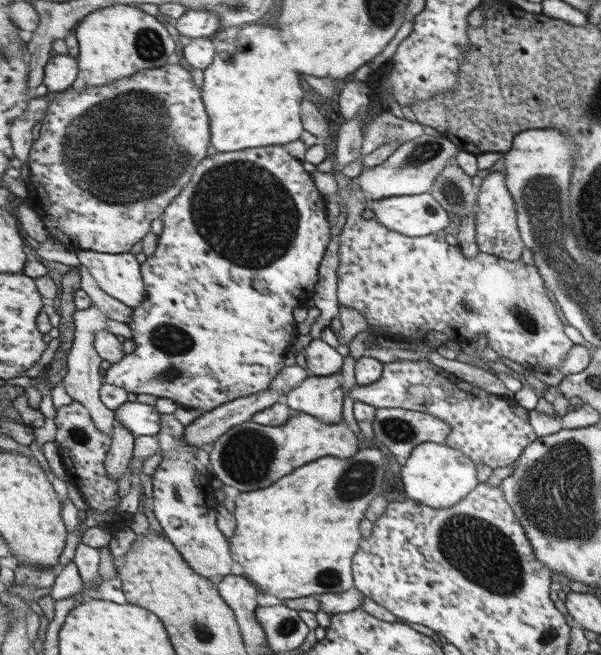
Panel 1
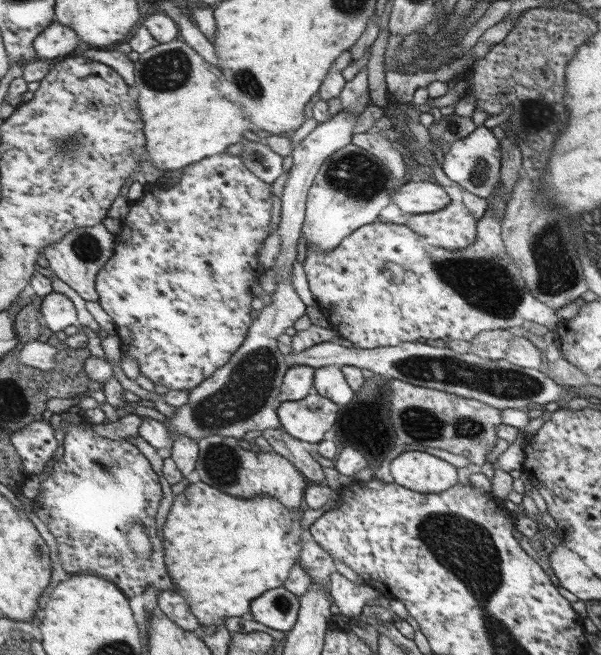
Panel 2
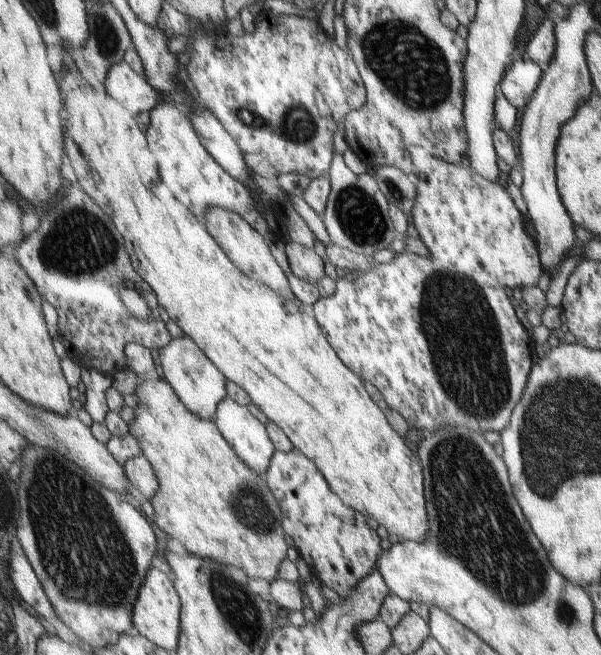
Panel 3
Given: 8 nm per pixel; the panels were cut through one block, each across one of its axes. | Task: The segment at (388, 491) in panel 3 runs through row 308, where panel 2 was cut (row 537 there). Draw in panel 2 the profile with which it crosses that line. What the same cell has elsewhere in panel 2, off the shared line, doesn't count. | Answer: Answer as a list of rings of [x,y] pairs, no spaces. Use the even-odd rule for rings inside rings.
[[[204,481],[191,483],[182,494],[175,497],[174,505],[164,524],[166,562],[168,562],[168,568],[170,568],[172,576],[176,574],[174,576],[174,580],[176,580],[174,584],[180,586],[178,589],[185,596],[189,610],[198,616],[202,626],[213,631],[225,623],[226,617],[251,617],[253,604],[257,599],[260,599],[262,595],[265,595],[270,590],[284,587],[286,580],[290,578],[290,574],[294,570],[294,566],[303,561],[302,550],[304,550],[304,544],[309,535],[309,531],[305,530],[304,526],[299,523],[304,520],[304,511],[305,507],[300,509],[288,508],[279,498],[270,495],[260,495],[256,499],[237,497]]]

